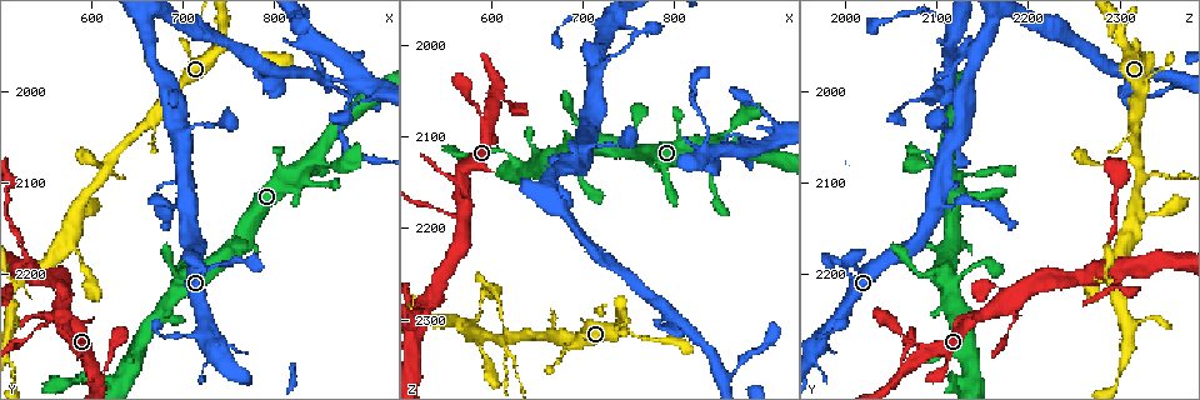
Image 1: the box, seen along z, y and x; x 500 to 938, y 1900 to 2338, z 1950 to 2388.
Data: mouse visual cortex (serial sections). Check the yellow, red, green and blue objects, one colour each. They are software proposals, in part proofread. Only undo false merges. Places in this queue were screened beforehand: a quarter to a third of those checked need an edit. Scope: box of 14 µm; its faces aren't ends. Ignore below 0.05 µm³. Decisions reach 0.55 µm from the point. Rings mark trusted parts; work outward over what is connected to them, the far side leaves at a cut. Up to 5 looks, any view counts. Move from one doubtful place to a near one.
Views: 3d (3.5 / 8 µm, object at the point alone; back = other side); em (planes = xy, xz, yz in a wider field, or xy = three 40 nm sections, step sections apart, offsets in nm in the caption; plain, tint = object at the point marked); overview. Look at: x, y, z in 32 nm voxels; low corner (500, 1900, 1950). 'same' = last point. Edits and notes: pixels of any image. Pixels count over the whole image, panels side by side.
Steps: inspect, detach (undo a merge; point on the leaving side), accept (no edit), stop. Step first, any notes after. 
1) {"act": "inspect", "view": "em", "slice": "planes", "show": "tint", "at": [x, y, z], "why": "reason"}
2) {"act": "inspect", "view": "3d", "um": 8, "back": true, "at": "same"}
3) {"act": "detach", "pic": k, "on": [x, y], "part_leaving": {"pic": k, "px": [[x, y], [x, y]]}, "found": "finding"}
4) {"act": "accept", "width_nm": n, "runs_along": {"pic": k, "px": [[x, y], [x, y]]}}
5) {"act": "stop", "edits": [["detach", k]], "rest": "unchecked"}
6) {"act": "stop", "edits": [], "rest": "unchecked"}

{"act": "inspect", "view": "3d", "um": 3.5, "at": [565, 2245, 2190], "why": "sharp bend"}

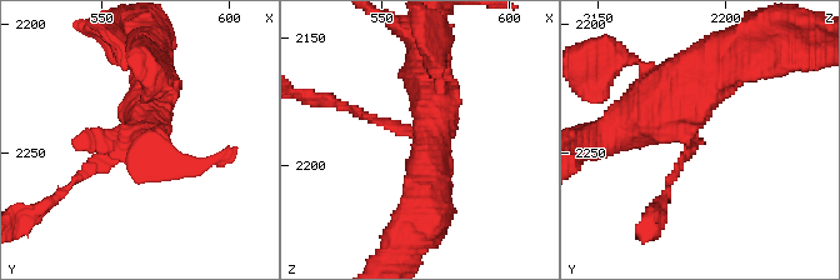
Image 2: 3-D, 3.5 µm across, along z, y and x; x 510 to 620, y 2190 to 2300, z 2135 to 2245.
{"act": "inspect", "view": "em", "slice": "planes", "show": "tint", "at": "same", "arm_widths_nm": [150, 600]}

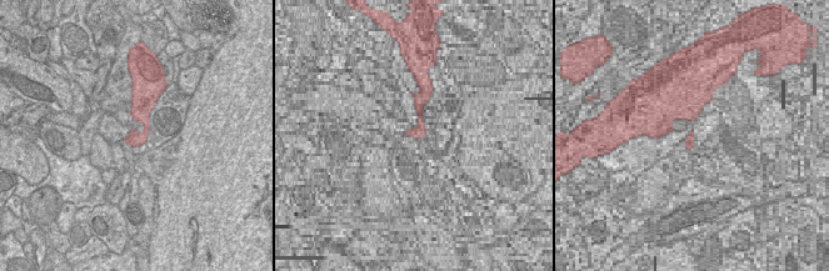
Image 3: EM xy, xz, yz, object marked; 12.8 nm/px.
{"act": "detach", "pic": 2, "on": [104, 160], "width_nm": 200, "part_leaving": {"pic": 2, "px": [[409, 131], [324, 100]]}, "found": "a second cell is stuck on"}

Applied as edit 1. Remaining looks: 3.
{"act": "inspect", "view": "overview"}

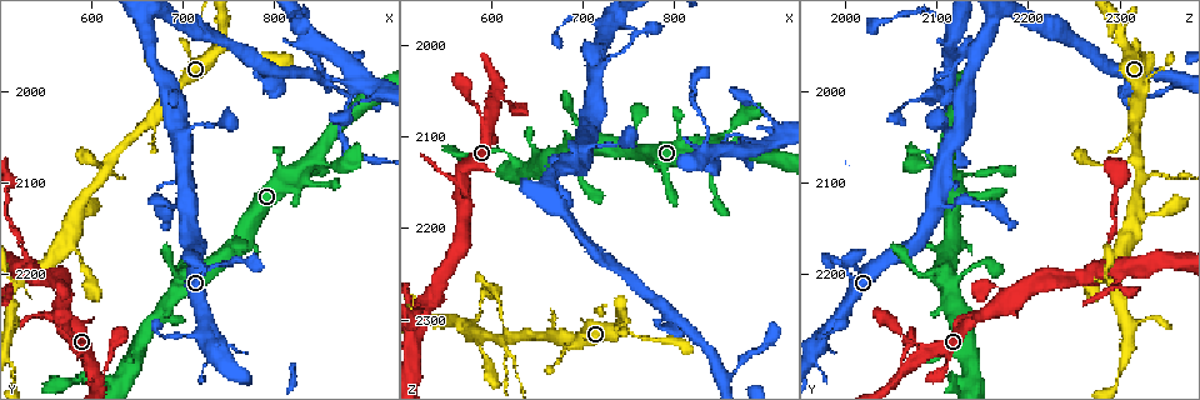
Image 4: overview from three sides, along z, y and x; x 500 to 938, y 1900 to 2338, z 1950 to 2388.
{"act": "inspect", "view": "3d", "um": 3.5, "back": true, "at": [610, 2315, 2060], "why": "sharp bend"}

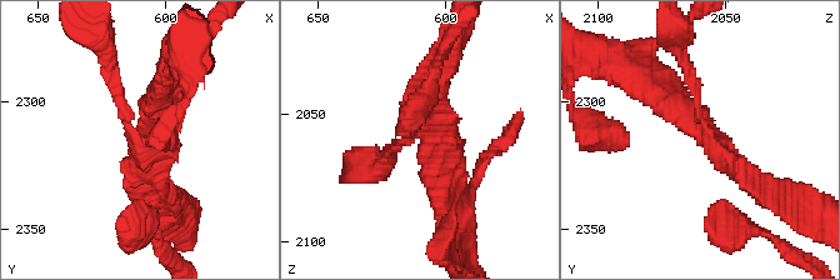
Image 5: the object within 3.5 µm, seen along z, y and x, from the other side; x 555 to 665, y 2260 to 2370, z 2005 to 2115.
{"act": "inspect", "view": "em", "slice": "planes", "show": "tint", "at": [607, 2312, 2058], "arms": 3, "arm_widths_nm": [150, 300, 300], "why": "shape alone is not enough"}

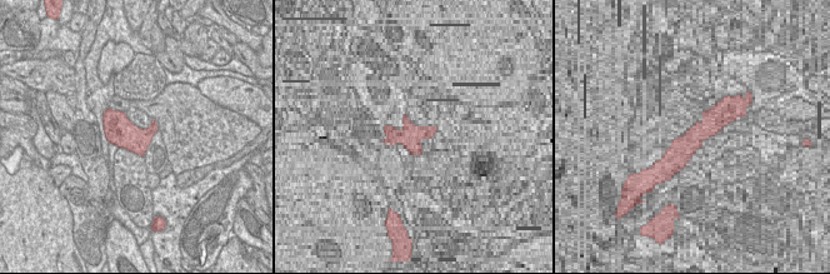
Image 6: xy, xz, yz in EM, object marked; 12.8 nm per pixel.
{"act": "accept", "width_nm": 380, "runs_along": {"pic": 5, "px": [[640, 81], [761, 185]]}, "found": "continuous, no second cell"}

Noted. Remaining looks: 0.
{"act": "stop", "edits": [["detach", 2]], "rest": "unchecked"}

